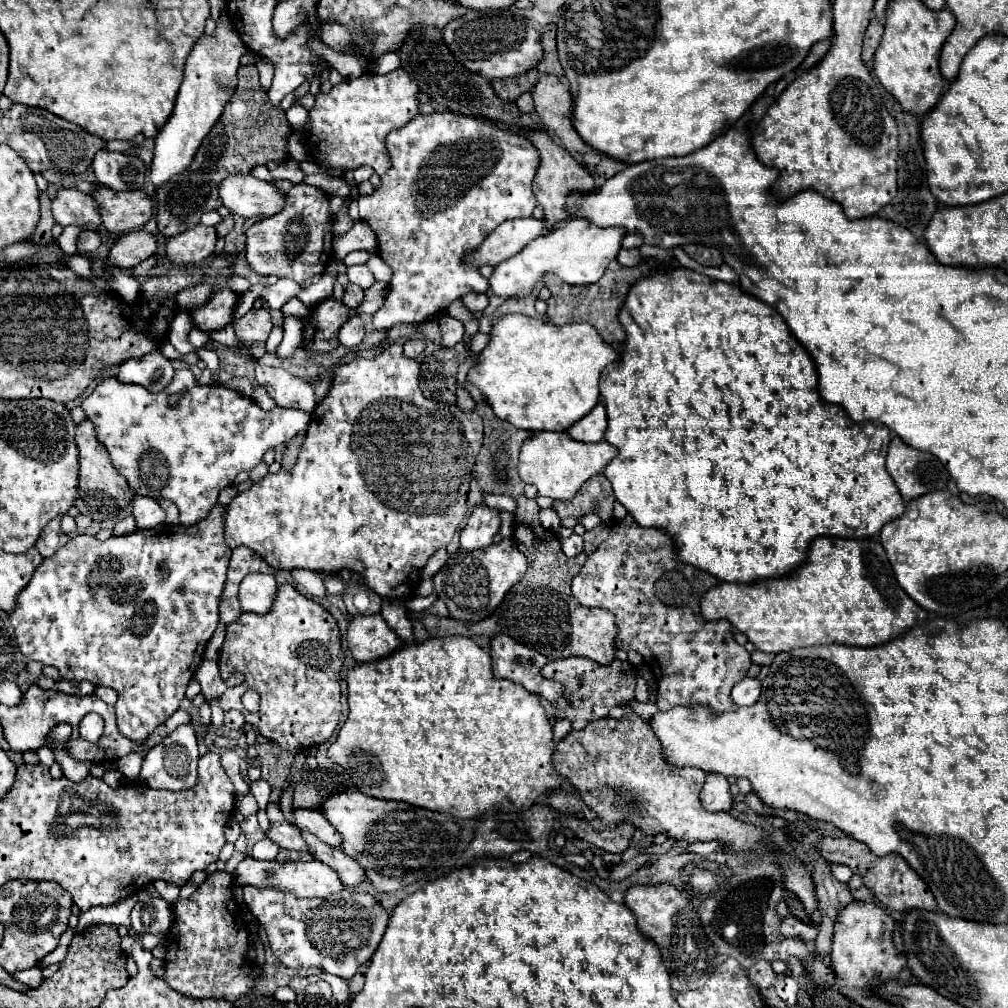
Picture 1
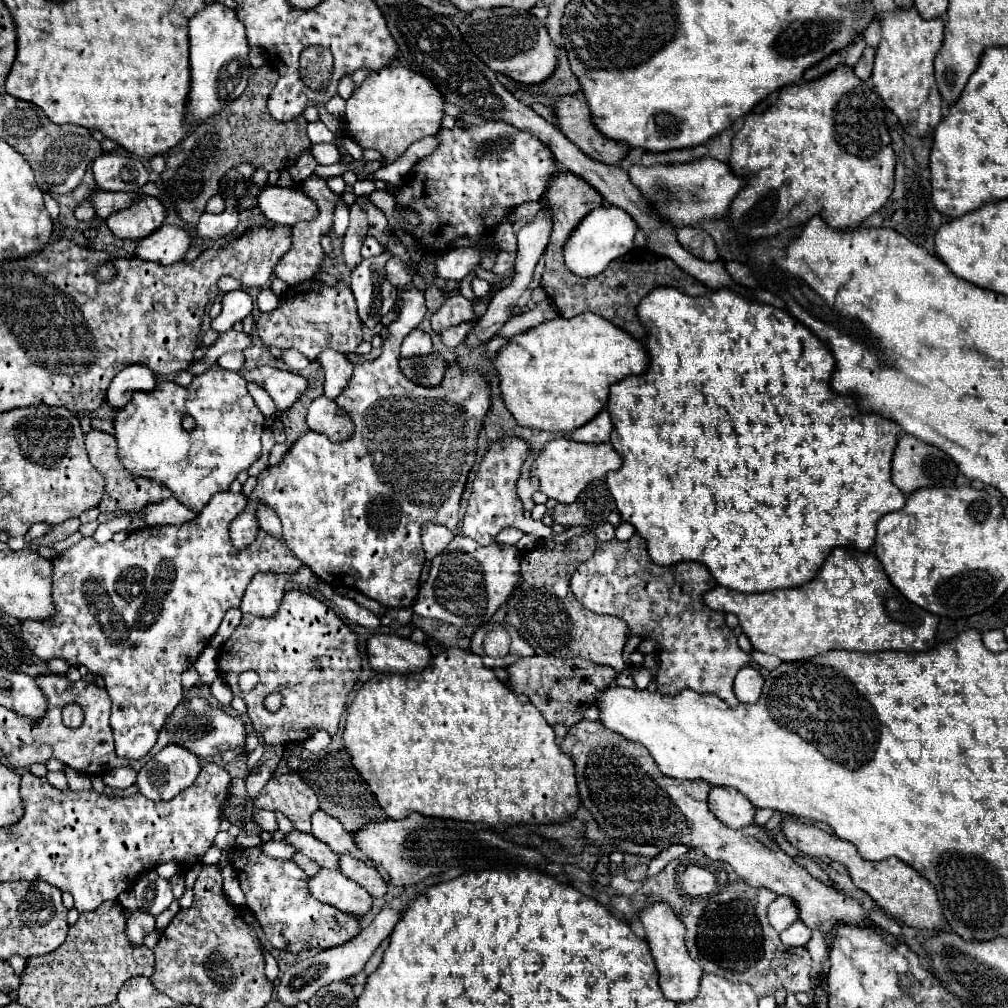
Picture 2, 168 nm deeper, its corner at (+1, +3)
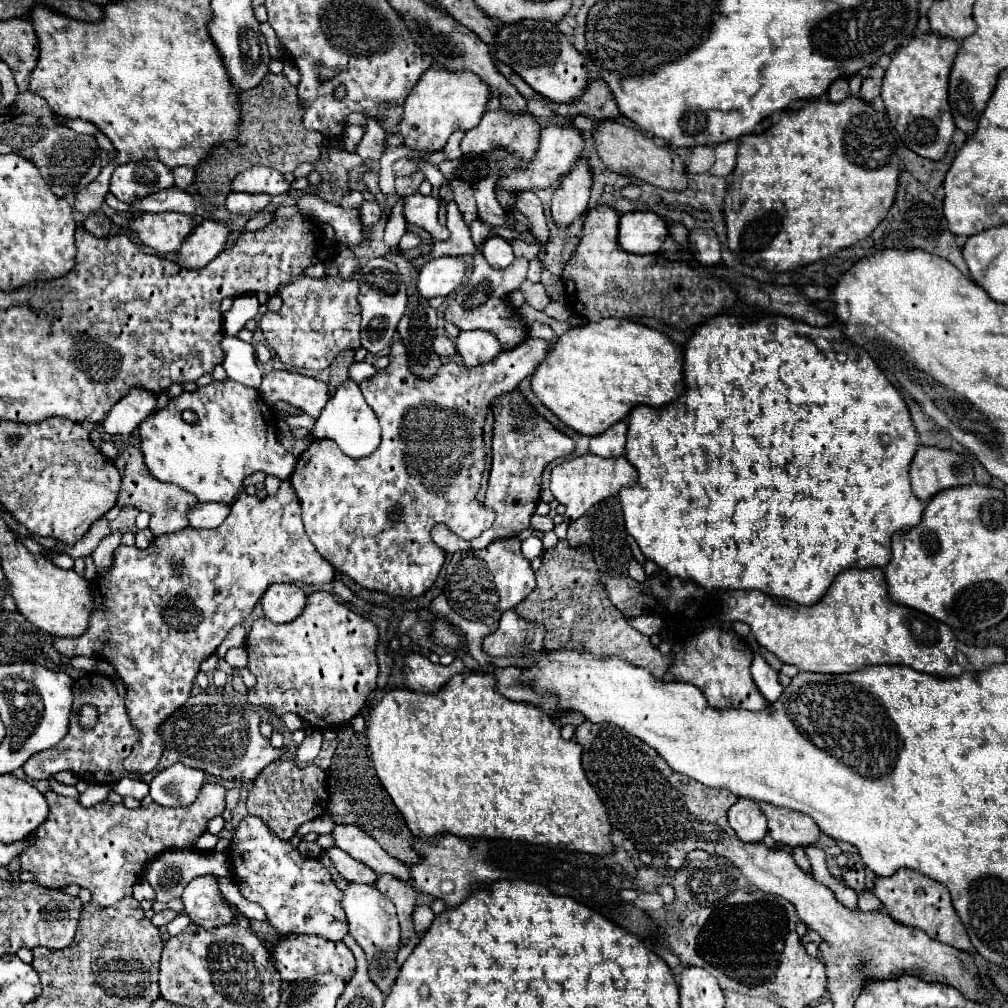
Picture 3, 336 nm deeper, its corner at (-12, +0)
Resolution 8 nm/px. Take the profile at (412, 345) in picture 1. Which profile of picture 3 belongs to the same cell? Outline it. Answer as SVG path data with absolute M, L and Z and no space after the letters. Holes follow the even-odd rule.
M439 336L435 338L433 342L433 350L443 358L443 356L453 356L457 350L455 350L455 344L447 338L447 336Z

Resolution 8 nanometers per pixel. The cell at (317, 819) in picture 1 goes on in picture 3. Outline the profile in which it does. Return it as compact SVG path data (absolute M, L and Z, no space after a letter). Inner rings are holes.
M339 824L339 826L335 826L333 836L335 836L337 848L345 850L355 860L367 864L373 872L391 874L391 876L395 876L401 882L411 886L409 868L403 862L399 862L397 858L389 856L369 834L365 834L357 826L341 826Z

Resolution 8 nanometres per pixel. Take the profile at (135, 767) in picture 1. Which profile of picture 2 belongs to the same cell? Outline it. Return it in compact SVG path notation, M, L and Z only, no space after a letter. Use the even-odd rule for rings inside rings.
M118 767L104 775L104 783L110 787L120 787L120 789L130 787L132 783L136 783L136 771L132 767Z

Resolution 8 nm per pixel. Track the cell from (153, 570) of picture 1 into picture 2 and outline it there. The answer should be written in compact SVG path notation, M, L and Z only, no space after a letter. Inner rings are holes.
M224 491L214 495L202 513L190 523L144 527L132 531L122 543L108 541L100 545L92 537L84 537L52 559L54 615L44 621L22 621L22 637L28 649L42 661L58 657L70 665L84 665L90 673L104 679L112 699L110 727L120 757L140 759L156 745L164 721L184 699L180 683L182 673L194 665L210 643L224 613L232 607L240 607L252 575L256 571L294 573L302 567L300 559L296 559L282 541L264 531L260 531L258 539L248 549L240 551L232 547L228 527L244 507L246 495Z

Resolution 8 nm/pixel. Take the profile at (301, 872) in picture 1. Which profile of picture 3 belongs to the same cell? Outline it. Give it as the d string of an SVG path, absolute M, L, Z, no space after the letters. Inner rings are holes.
M349 884L349 888L343 894L345 894L343 910L347 914L349 934L359 942L359 946L367 956L371 980L379 986L383 994L389 994L399 974L399 966L395 966L395 956L401 946L401 928L395 906L375 886L367 886L367 884Z

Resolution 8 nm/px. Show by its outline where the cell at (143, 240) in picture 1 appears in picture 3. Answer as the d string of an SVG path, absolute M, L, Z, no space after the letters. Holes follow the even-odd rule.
M201 222L199 226L195 226L187 242L183 242L183 248L179 252L179 264L189 268L203 268L225 250L227 238L229 230L221 222Z

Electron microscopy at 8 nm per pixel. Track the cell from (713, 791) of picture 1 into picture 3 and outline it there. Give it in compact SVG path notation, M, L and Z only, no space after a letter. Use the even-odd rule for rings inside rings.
M739 798L727 814L729 814L729 826L735 830L739 840L763 842L763 838L767 836L767 820L763 818L763 812L759 810L755 800Z

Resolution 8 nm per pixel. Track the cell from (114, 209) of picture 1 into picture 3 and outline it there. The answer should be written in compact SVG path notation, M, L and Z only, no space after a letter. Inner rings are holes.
M175 212L143 214L143 216L133 218L133 220L127 220L127 218L115 214L111 220L119 228L135 234L145 246L149 246L161 254L179 252L185 238L197 226L197 222L191 216L175 214Z

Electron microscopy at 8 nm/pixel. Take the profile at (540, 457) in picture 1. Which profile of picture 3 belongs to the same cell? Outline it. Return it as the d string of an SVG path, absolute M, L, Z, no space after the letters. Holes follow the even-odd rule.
M585 454L579 458L565 460L551 470L551 492L559 504L567 508L565 522L571 524L579 516L583 516L593 504L615 496L623 486L633 486L637 482L637 472L633 466L621 458L601 458L595 454Z

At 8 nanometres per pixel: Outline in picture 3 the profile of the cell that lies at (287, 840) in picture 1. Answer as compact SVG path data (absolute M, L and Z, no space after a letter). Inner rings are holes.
M331 848L331 850L327 850L327 854L331 856L333 864L337 866L337 870L341 872L341 876L347 882L359 882L359 884L369 884L369 886L373 886L377 882L379 876L363 862L351 858L347 852L343 852L339 848Z

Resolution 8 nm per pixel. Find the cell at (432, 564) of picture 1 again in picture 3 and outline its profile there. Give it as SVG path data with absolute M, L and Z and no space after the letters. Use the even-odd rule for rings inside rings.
M435 526L435 530L433 530L433 540L435 540L435 544L441 546L447 554L455 554L455 552L459 552L459 550L469 550L469 548L471 548L471 544L469 544L467 540L463 540L463 538L451 534L451 532L447 532L445 526Z

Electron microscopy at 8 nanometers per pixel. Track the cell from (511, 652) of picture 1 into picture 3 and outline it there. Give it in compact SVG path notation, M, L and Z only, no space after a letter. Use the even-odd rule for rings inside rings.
M507 610L493 634L483 638L483 648L489 656L523 656L543 648L545 628L523 620L513 610ZM517 624L517 626L515 626Z

